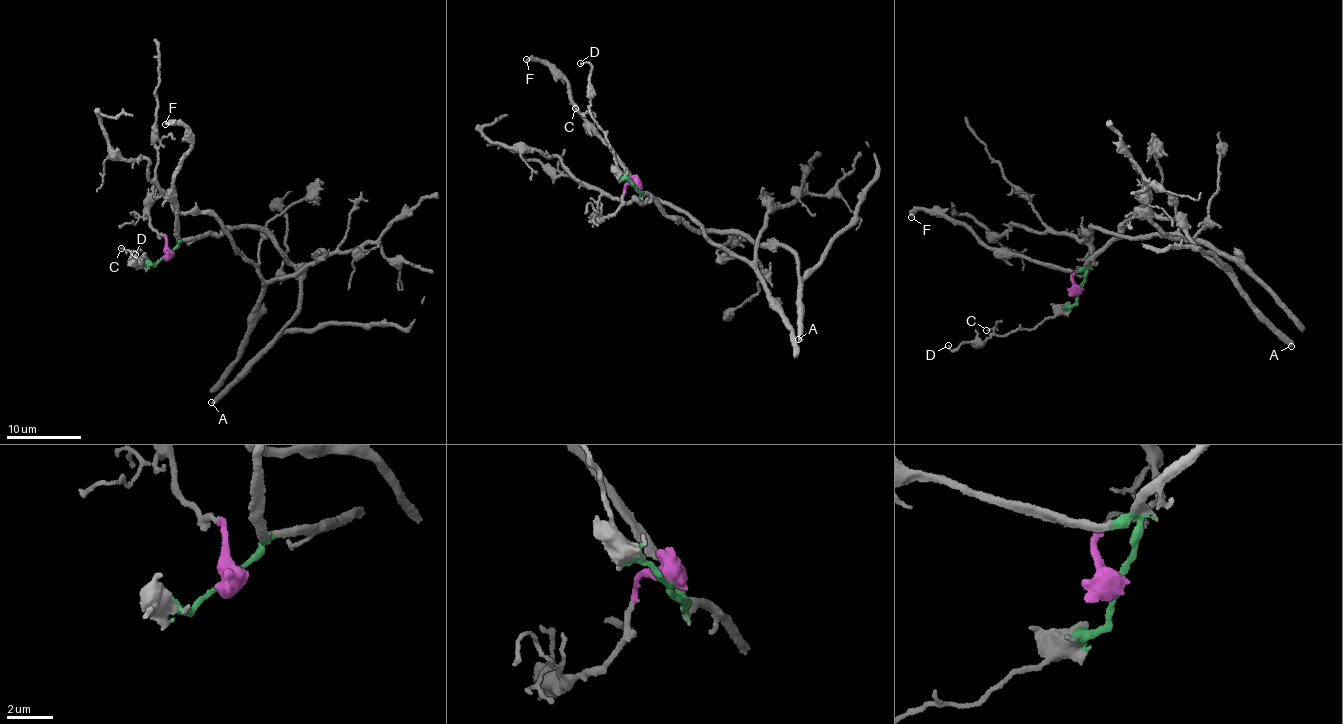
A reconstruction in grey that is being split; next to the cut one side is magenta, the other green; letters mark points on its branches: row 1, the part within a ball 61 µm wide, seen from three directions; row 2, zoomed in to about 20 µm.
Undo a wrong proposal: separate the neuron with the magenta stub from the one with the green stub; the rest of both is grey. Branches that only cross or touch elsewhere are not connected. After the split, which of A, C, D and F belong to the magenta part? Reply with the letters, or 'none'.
none

